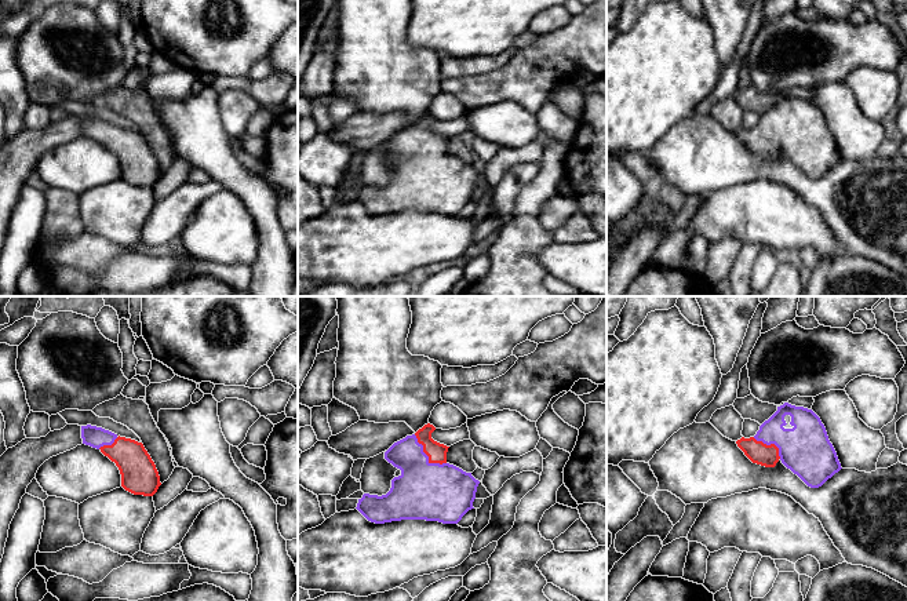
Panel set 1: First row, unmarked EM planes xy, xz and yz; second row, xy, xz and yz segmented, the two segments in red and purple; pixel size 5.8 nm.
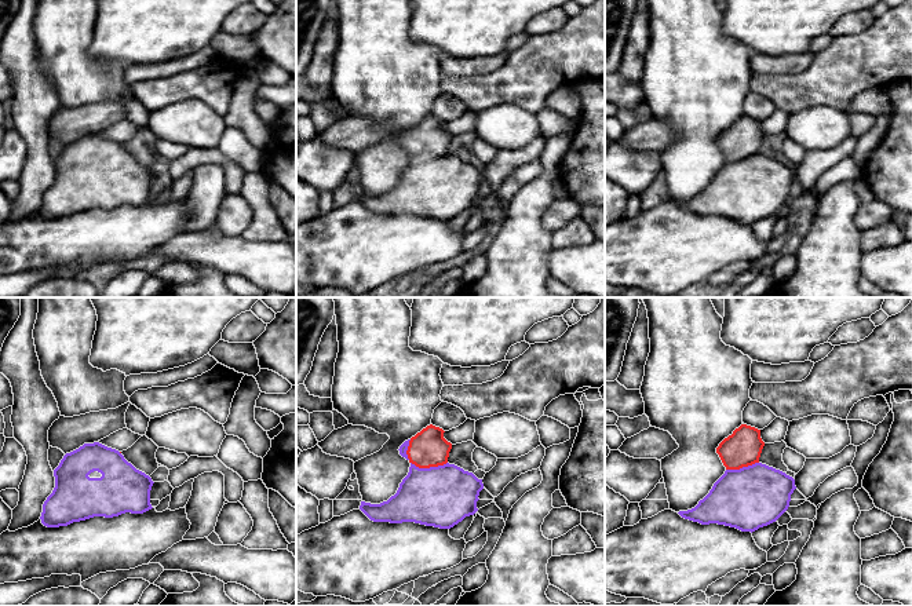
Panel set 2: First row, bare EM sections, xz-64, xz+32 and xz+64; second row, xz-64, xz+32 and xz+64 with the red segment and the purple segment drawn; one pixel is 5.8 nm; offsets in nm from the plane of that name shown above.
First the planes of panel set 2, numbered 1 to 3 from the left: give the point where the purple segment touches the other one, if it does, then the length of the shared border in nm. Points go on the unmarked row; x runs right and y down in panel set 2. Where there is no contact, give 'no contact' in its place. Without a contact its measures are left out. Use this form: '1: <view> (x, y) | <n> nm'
1: no contact
2: xz+32 (429, 159) | 220 nm
3: xz+64 (741, 159) | 200 nm

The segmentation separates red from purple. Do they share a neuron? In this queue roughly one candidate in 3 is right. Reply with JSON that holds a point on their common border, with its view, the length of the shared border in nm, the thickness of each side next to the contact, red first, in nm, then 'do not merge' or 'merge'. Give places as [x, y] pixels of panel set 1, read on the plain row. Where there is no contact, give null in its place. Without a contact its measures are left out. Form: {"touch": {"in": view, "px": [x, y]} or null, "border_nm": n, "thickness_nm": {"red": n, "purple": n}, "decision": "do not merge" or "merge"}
{"touch": {"in": "xz", "px": [427, 146]}, "border_nm": 260, "thickness_nm": {"red": 110, "purple": 340}, "decision": "merge"}

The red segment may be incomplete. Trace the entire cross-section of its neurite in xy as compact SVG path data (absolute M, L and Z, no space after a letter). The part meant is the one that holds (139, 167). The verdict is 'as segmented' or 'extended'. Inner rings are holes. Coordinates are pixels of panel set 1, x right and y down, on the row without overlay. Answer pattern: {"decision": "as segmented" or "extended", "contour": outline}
{"decision": "extended", "contour": "M91 116L81 117L81 130L83 135L99 141L116 154L125 182L143 187L157 183L160 167L142 134Z"}

